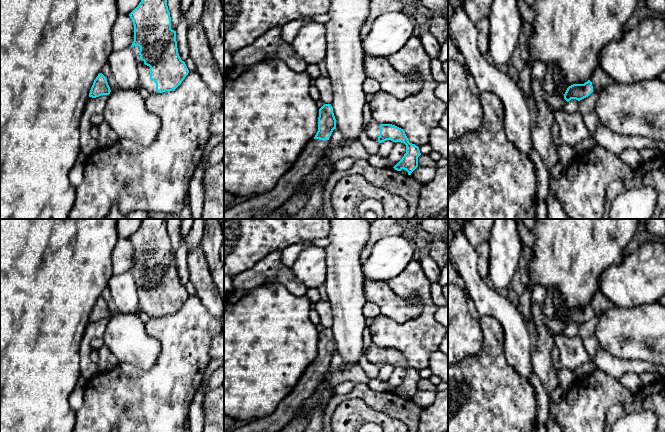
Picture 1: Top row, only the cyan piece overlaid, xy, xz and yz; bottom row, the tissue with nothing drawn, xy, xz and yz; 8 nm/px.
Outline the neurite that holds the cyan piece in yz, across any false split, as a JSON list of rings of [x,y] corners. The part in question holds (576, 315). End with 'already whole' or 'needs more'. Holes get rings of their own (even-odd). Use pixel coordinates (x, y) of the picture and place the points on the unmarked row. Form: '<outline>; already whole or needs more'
[[[596,292],[590,303],[584,308],[573,308],[569,310],[564,318],[564,323],[569,326],[571,323],[578,325],[588,321],[593,315],[602,316],[616,306],[601,292]]]; needs more

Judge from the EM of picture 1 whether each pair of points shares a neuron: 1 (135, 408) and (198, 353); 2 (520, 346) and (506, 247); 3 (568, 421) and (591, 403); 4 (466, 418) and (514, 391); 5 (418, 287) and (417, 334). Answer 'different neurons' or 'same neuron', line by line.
1: same neuron
2: different neurons
3: same neuron
4: same neuron
5: same neuron

